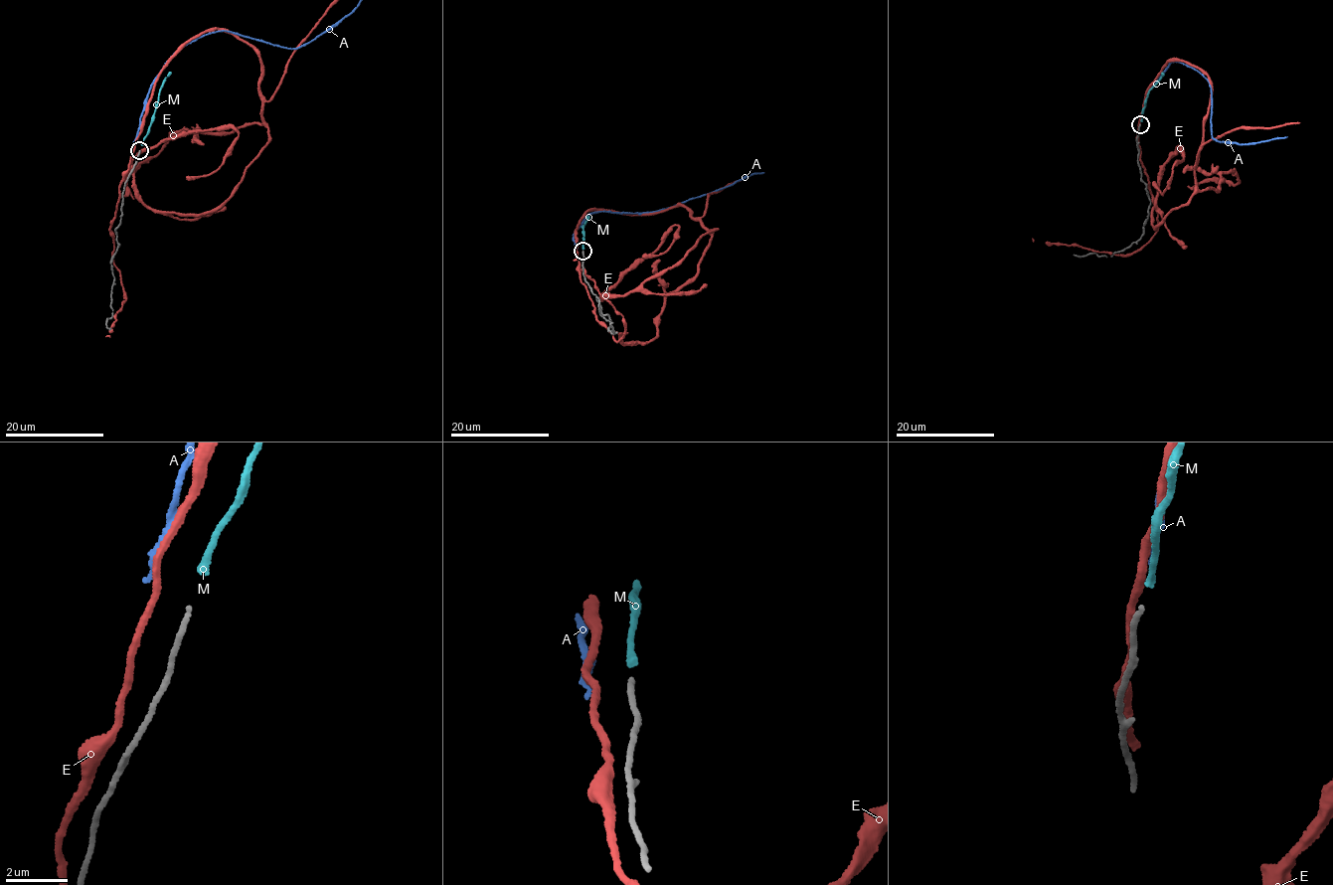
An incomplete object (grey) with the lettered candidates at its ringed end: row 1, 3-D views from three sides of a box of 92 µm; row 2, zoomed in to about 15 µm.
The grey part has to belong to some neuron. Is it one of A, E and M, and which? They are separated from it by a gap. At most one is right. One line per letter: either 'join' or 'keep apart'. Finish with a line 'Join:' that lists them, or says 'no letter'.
A: keep apart
E: keep apart
M: join
Join: M

